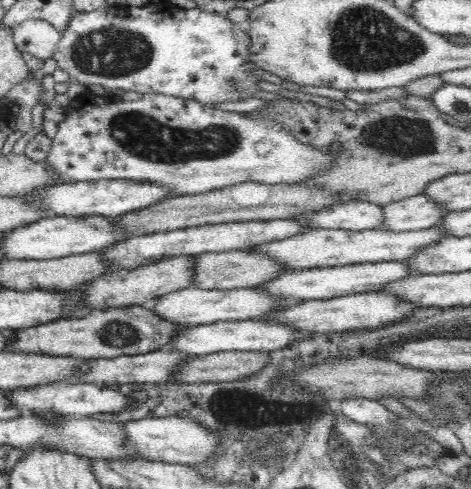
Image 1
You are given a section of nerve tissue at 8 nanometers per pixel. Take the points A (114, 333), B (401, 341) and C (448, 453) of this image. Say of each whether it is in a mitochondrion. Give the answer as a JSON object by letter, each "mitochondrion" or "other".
{"A":"mitochondrion","B":"other","C":"other"}

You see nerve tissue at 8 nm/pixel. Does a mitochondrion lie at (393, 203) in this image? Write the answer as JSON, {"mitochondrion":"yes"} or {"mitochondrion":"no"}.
{"mitochondrion":"no"}

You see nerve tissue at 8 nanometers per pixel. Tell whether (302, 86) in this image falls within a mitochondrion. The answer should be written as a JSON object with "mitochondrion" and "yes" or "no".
{"mitochondrion":"no"}

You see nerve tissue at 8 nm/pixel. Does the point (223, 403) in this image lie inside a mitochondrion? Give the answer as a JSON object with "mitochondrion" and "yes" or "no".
{"mitochondrion":"yes"}

